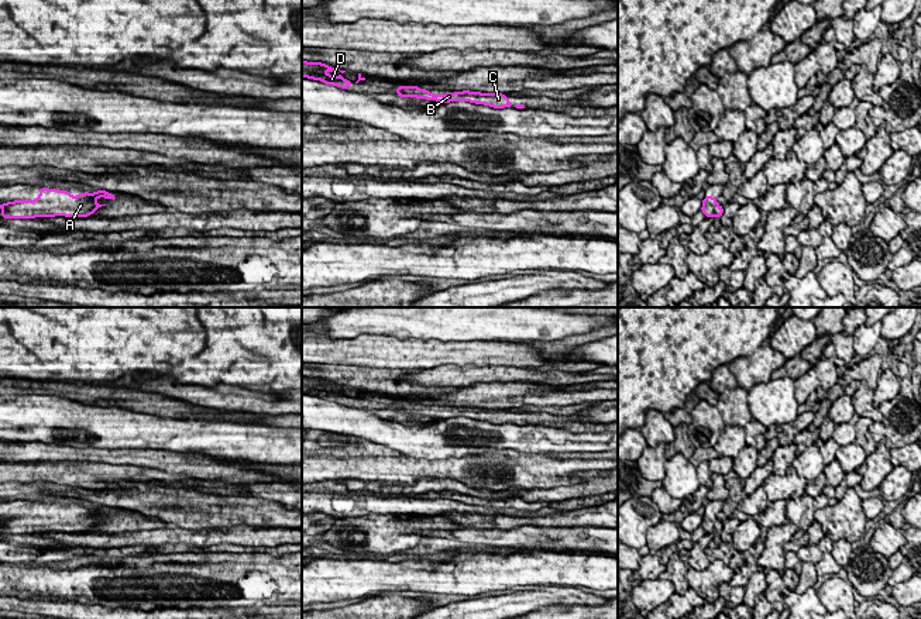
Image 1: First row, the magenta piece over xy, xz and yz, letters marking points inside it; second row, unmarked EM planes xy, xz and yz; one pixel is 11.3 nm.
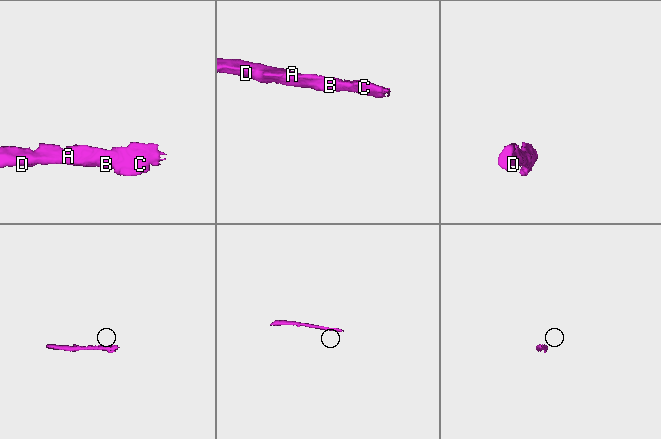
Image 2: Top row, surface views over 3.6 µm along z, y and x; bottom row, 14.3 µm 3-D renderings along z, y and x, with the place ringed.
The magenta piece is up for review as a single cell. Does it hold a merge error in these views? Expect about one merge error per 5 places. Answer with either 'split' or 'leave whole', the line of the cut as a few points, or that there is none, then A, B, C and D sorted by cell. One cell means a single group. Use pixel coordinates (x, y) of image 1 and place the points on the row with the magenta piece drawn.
leave whole; no cut; A B C D

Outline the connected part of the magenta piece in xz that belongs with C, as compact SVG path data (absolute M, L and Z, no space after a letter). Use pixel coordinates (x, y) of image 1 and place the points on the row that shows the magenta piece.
M398 86L395 87L398 92L396 96L401 97L416 97L416 99L426 99L426 100L436 100L440 103L450 103L450 102L470 102L475 104L484 104L494 109L504 109L504 107L513 107L513 109L523 109L523 104L512 104L509 97L502 93L481 93L481 92L454 92L447 94L433 94L427 89L420 89L417 86Z

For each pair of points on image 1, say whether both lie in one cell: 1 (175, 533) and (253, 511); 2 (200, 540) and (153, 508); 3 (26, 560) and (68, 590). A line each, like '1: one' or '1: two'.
1: two
2: two
3: two

